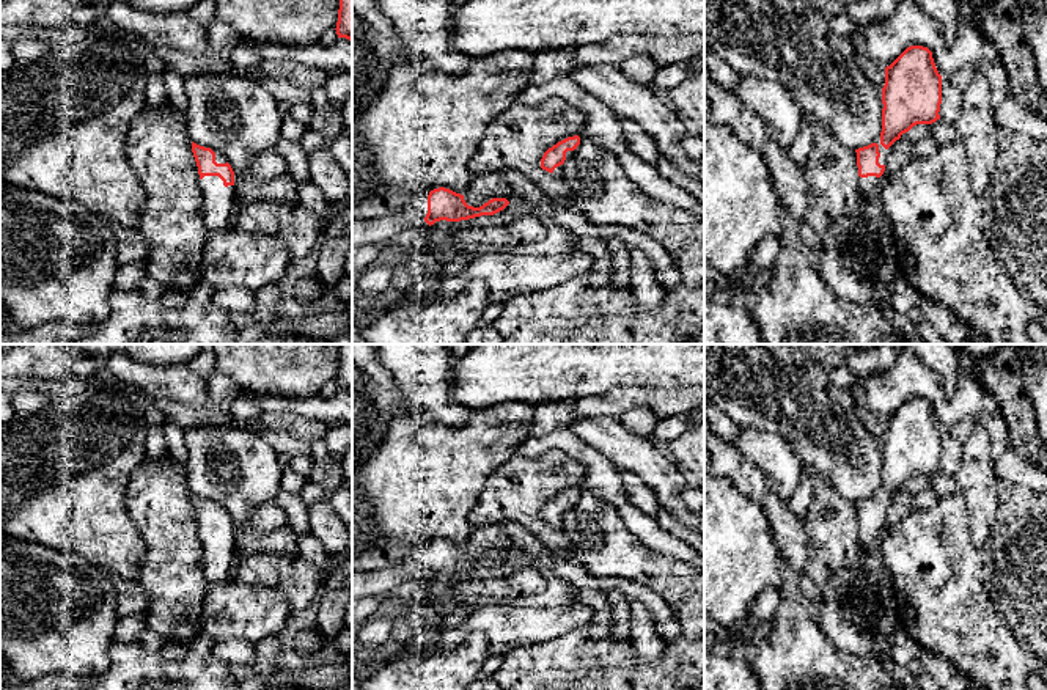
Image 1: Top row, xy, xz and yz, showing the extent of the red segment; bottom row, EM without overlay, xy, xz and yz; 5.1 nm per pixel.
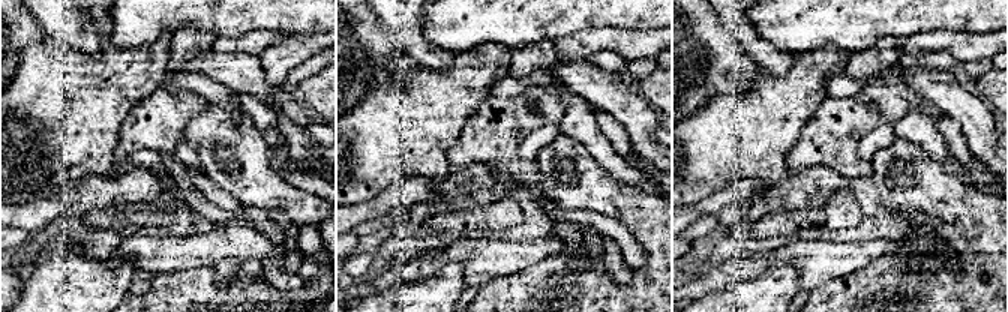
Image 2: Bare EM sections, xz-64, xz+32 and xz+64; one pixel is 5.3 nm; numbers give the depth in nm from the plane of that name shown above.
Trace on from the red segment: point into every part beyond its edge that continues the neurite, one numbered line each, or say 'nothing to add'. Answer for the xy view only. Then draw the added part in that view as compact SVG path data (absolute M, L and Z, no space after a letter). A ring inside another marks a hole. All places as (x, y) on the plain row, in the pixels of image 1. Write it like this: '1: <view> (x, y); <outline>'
1: xy (217, 550); M204 528L200 531L200 539L204 553L204 580L209 585L226 580L234 552L234 538L225 539L219 528Z

